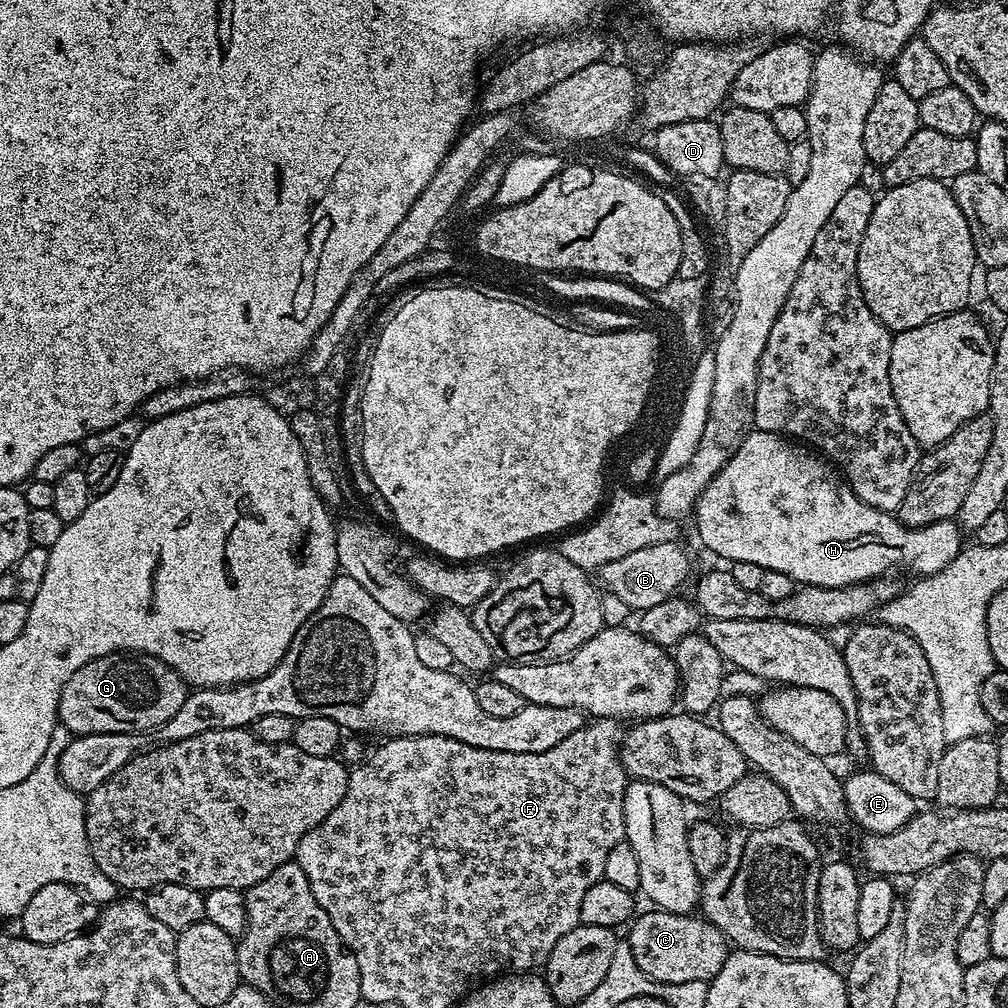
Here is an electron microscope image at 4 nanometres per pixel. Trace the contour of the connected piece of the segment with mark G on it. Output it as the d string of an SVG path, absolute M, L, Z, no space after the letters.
M111 652L70 674L56 707L58 724L73 737L111 732L145 734L170 722L182 710L189 691L189 685L166 662L143 654Z

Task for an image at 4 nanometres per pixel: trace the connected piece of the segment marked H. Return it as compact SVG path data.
M759 430L749 432L747 438L742 442L742 446L738 446L738 450L730 458L730 462L726 462L726 466L722 466L722 470L713 478L710 486L706 486L706 490L700 495L699 502L696 503L695 516L696 532L700 535L701 542L714 555L721 556L722 559L728 560L727 562L754 562L769 572L778 572L794 578L797 585L800 586L813 584L823 588L841 588L851 584L861 584L864 580L876 580L879 576L887 576L893 571L891 568L897 568L900 572L917 572L915 575L920 578L933 576L938 570L946 567L959 554L962 547L962 541L960 541L962 532L955 519L934 522L930 526L922 526L921 528L907 528L896 519L893 513L883 512L874 506L866 506L866 502L859 500L854 494L854 490L848 485L848 481L823 455L817 454L815 451L775 432Z

